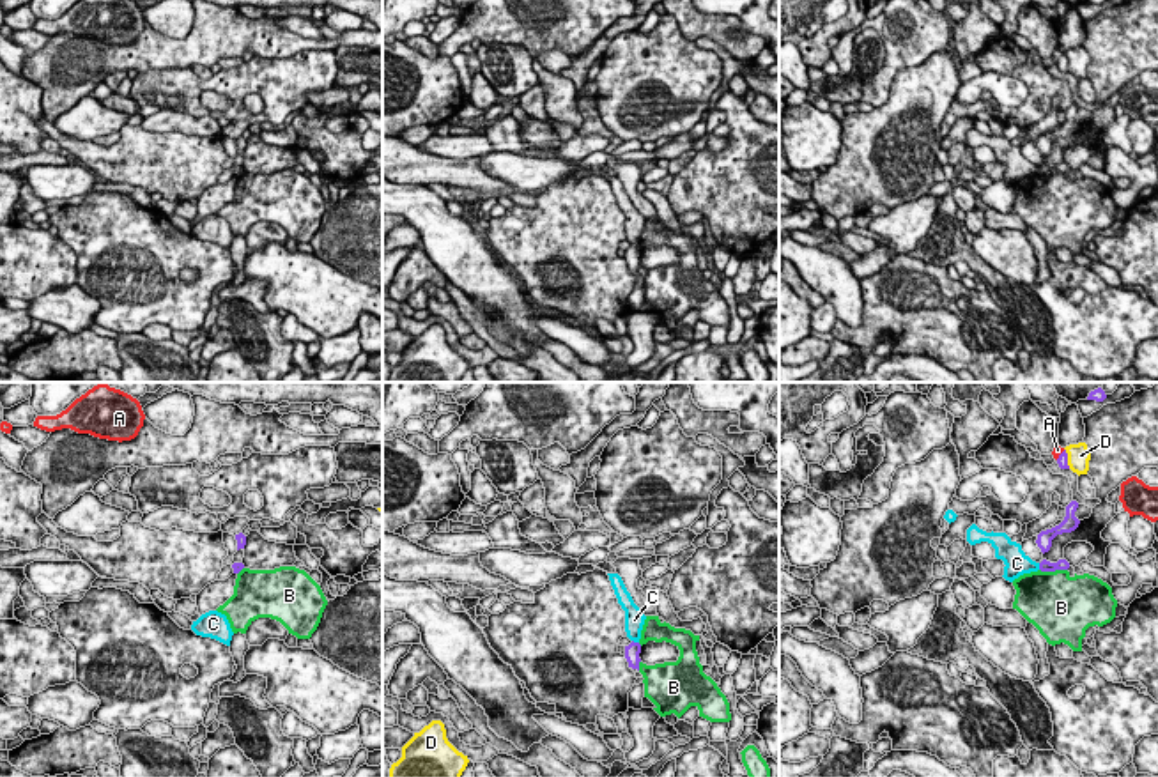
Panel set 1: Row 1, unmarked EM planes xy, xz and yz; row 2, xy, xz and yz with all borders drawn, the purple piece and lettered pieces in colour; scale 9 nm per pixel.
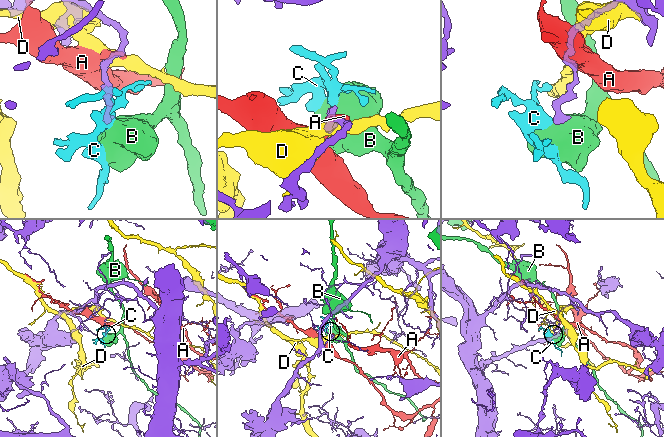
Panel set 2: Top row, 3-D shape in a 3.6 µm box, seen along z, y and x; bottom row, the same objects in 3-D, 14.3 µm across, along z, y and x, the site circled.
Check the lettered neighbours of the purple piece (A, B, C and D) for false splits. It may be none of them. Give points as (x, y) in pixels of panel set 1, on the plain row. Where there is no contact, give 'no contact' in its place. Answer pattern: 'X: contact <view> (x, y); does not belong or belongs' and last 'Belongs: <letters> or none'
A: contact yz (1059, 59); does not belong
B: contact yz (1054, 174); does not belong
C: contact xz (636, 246); does not belong
D: contact yz (1066, 62); does not belong
Belongs: none

